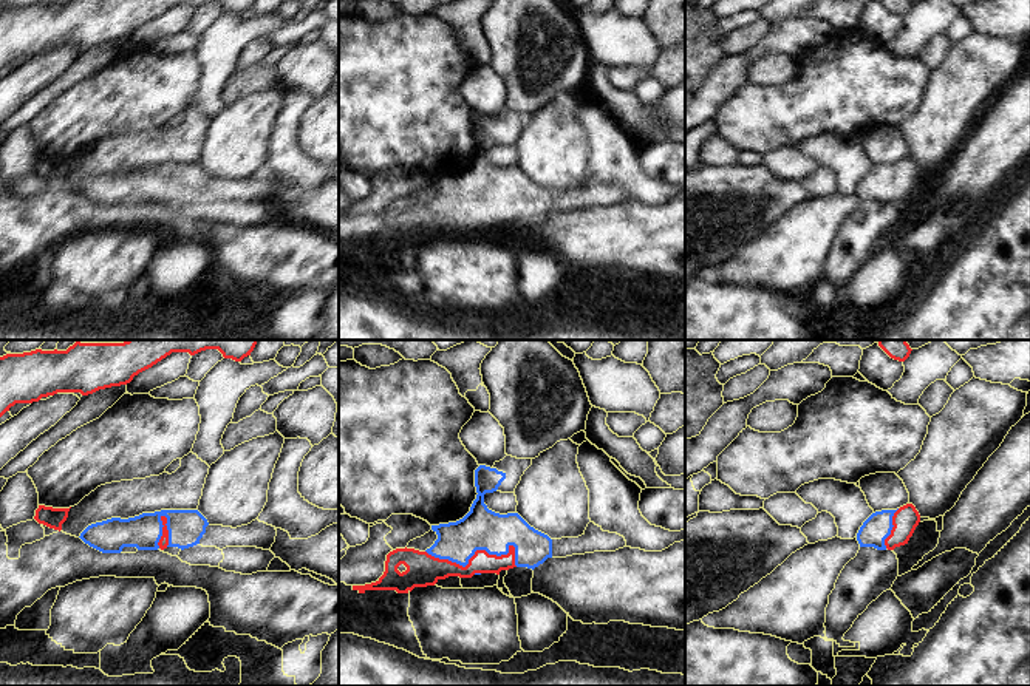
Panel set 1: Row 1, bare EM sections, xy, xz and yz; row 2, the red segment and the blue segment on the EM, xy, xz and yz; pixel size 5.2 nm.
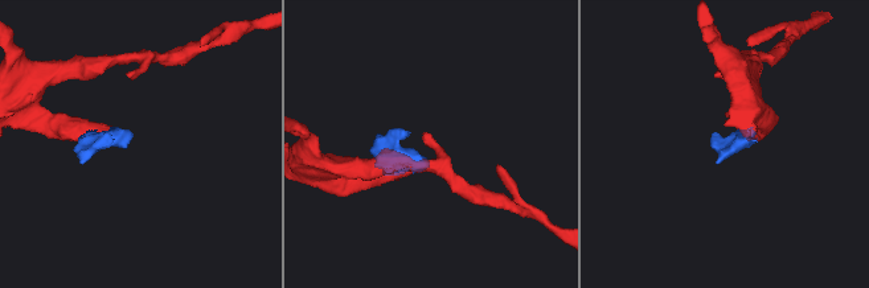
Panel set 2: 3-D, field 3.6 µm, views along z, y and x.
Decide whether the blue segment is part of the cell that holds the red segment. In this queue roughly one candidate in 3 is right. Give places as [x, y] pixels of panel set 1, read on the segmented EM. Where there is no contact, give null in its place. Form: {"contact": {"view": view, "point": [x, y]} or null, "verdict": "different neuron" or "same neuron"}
{"contact": {"view": "xz", "point": [480, 550]}, "verdict": "same neuron"}

